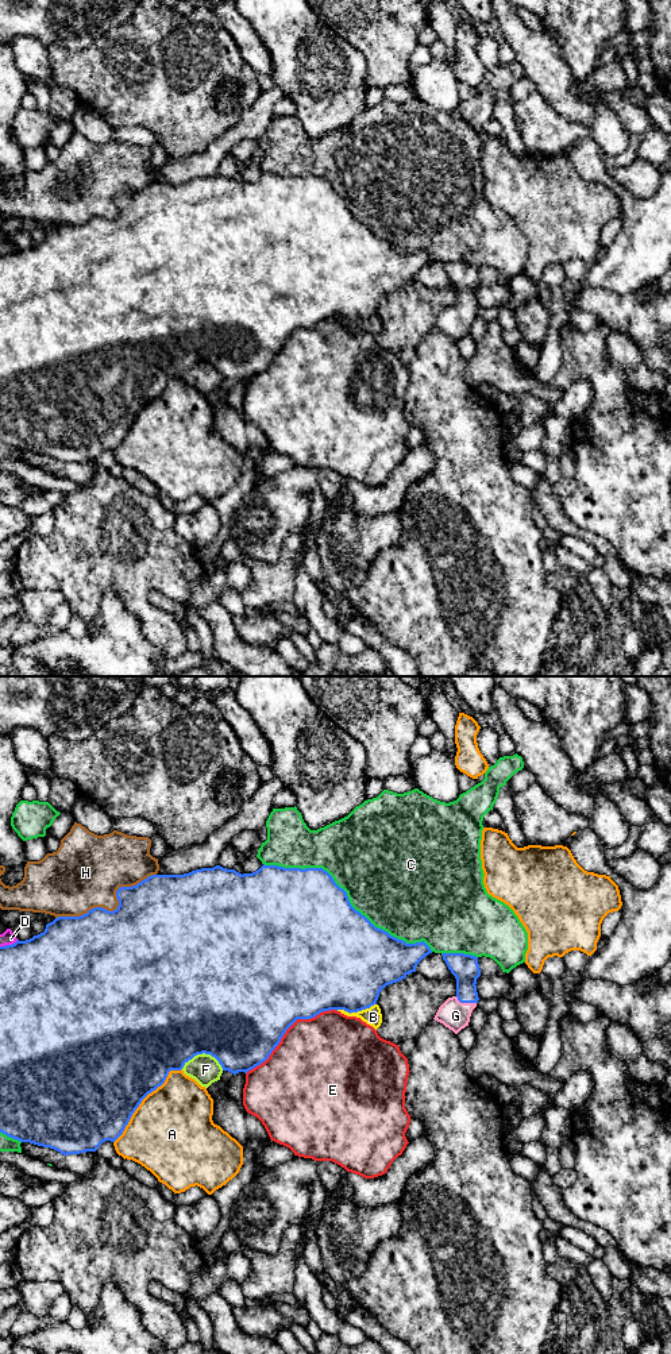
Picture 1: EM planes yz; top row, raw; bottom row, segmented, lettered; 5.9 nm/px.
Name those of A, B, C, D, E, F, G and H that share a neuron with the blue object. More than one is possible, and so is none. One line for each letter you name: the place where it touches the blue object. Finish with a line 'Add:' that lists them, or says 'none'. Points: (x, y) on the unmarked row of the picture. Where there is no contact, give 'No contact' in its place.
G: Touches blue at yz (466, 311)
Add: G

